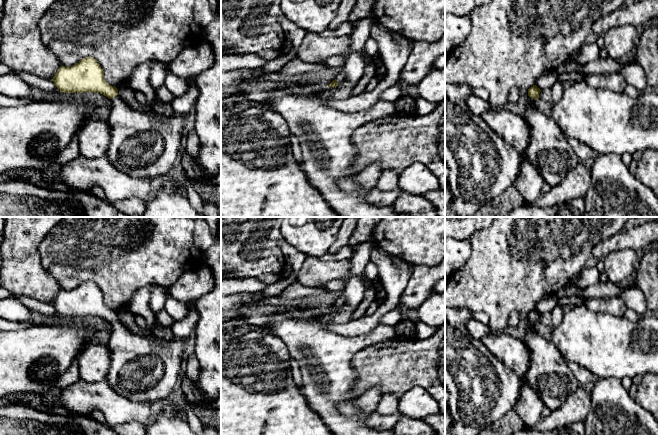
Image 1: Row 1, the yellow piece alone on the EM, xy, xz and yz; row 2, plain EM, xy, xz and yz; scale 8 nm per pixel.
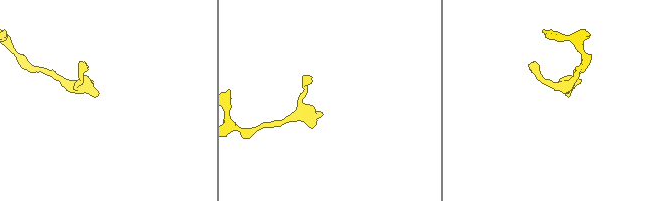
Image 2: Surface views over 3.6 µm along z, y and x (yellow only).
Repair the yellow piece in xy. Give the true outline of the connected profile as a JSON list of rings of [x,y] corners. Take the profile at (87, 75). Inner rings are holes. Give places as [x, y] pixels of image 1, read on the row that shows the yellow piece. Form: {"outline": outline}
{"outline": [[[86,57],[71,67],[61,66],[53,77],[55,86],[63,93],[100,93],[112,101],[106,120],[110,129],[110,143],[106,157],[120,171],[135,178],[154,178],[173,172],[182,152],[181,139],[188,114],[172,116],[149,114],[130,107],[118,95],[118,89],[104,79],[104,71],[93,57]]]}

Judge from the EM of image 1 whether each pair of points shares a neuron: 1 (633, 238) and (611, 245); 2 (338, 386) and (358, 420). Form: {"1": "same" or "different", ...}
{"1": "same", "2": "same"}

